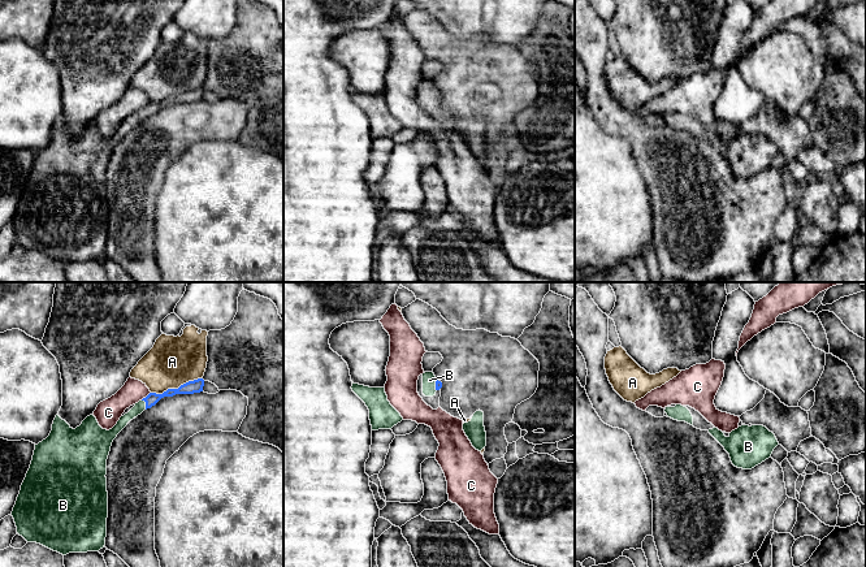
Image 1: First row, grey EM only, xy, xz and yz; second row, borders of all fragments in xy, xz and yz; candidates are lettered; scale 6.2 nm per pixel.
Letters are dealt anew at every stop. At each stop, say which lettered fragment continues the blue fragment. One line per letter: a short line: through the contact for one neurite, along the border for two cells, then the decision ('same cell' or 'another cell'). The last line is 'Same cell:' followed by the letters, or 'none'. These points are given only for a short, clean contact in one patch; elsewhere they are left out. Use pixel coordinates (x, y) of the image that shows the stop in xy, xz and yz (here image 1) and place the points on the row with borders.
A: another cell
B: same cell
C: line xy (150, 392), (141, 399); another cell
Same cell: B

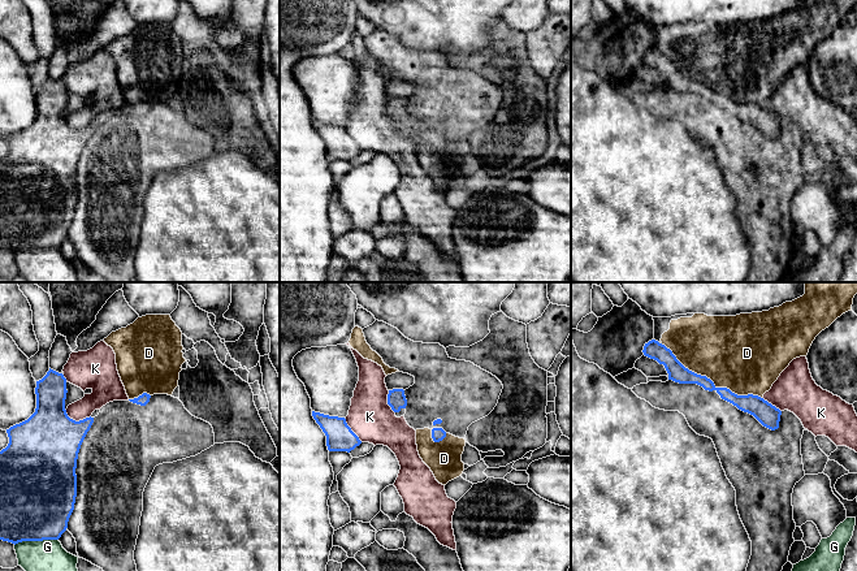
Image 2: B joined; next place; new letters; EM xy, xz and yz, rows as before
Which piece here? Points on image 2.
D: another cell
G: another cell
K: another cell
Same cell: none

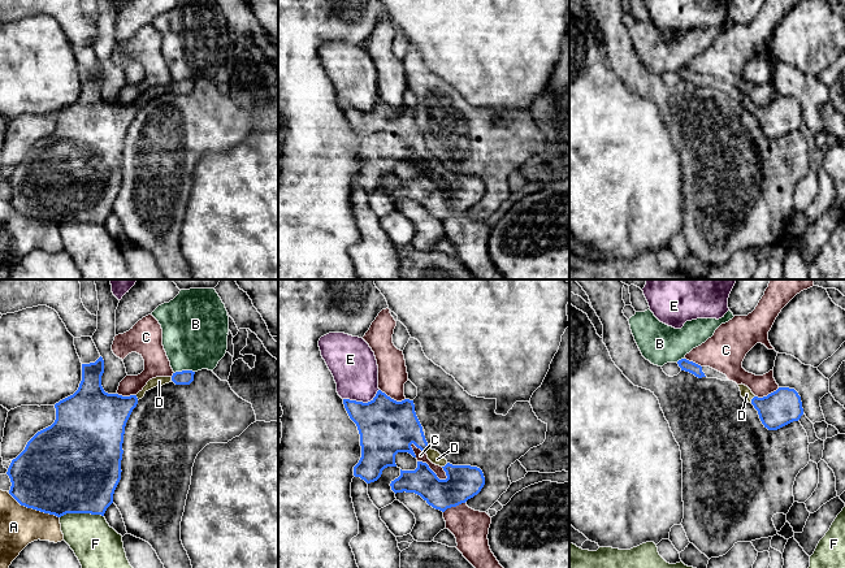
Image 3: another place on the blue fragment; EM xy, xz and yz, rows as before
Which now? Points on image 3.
A: another cell
B: another cell
C: another cell
D: line yz (781, 407), (767, 407), (752, 399), (746, 394); same cell
E: another cell
F: another cell
Same cell: D

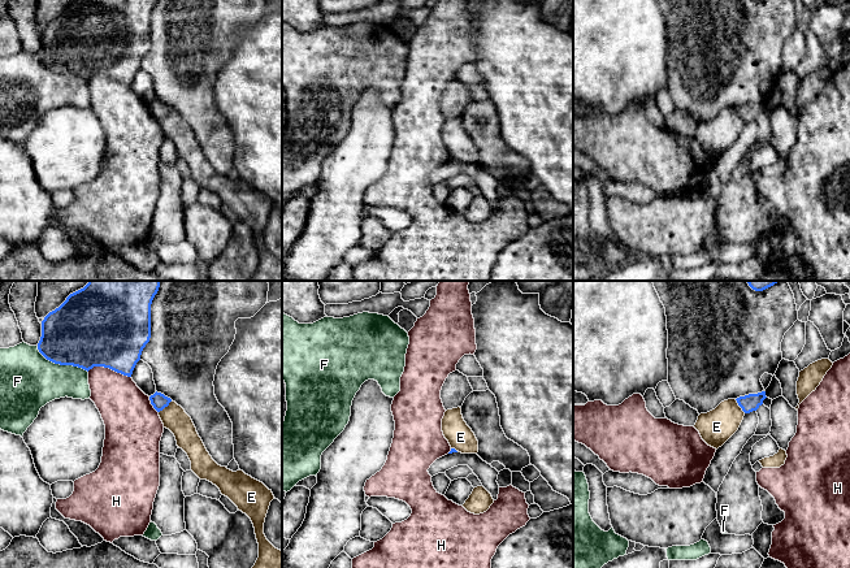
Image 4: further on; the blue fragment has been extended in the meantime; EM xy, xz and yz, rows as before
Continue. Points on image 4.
E: line xy (172, 400), (159, 412); another cell
F: another cell
H: another cell
Same cell: none

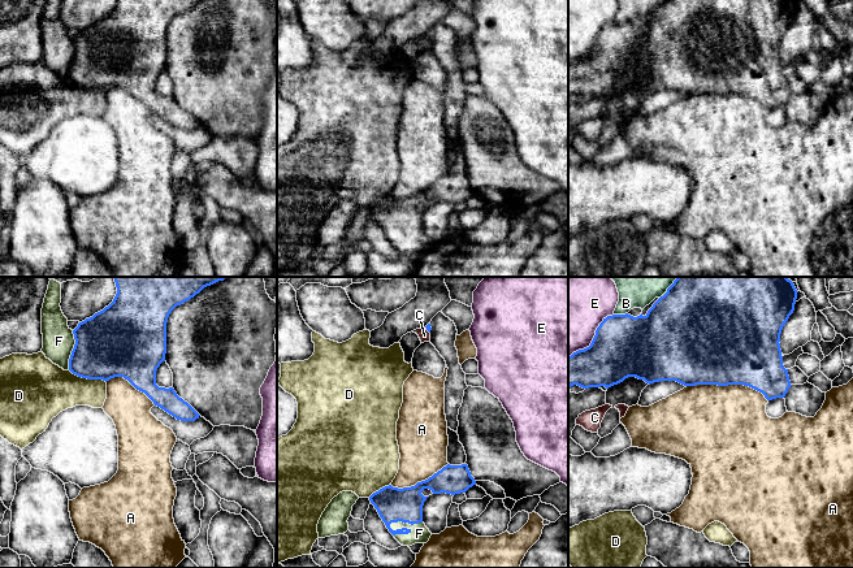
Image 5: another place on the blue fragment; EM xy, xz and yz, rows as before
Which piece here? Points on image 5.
A: another cell
B: another cell
C: line xz (425, 326), (429, 333); another cell
D: another cell
E: another cell
F: same cell
Same cell: F

